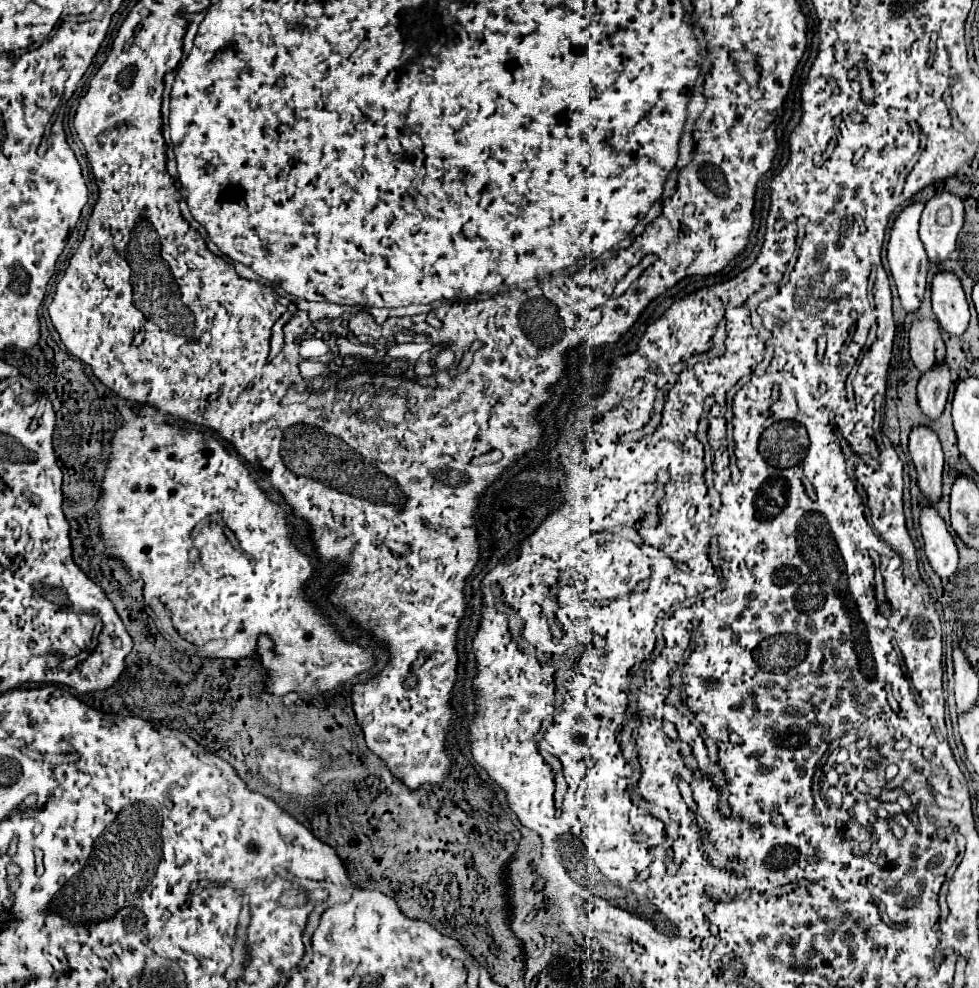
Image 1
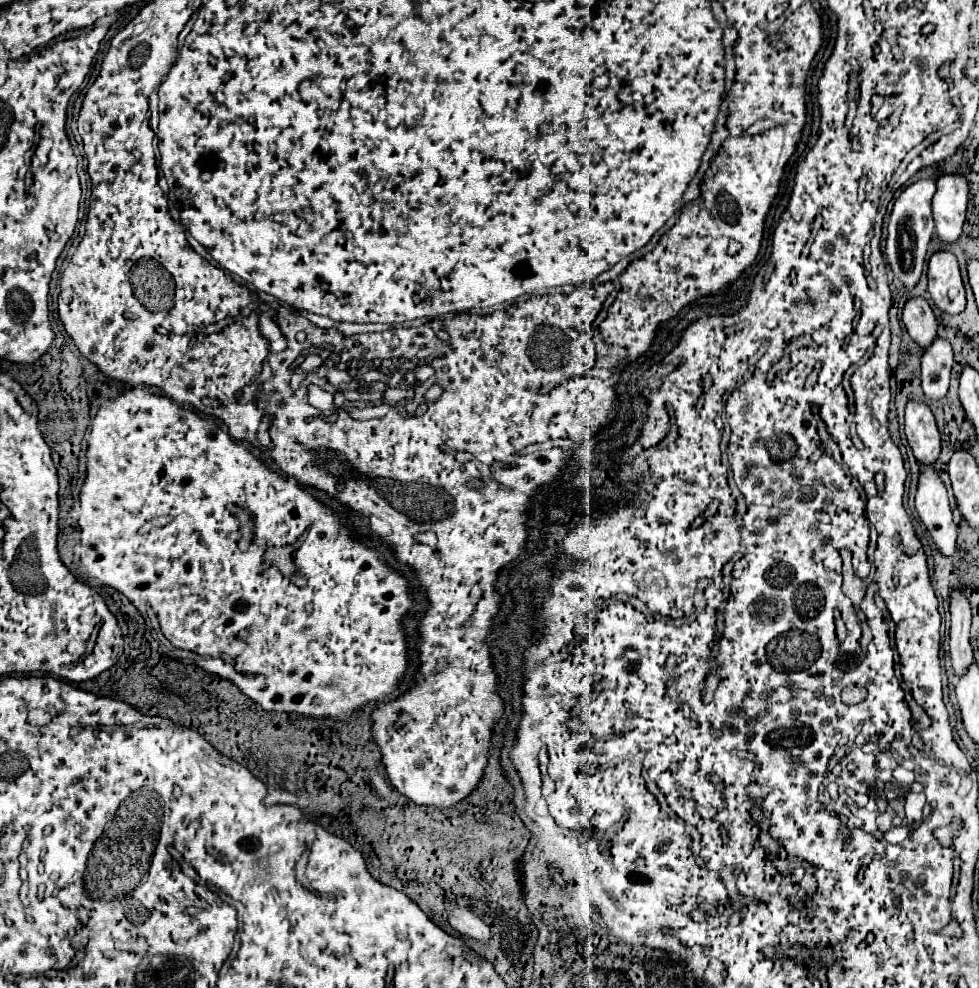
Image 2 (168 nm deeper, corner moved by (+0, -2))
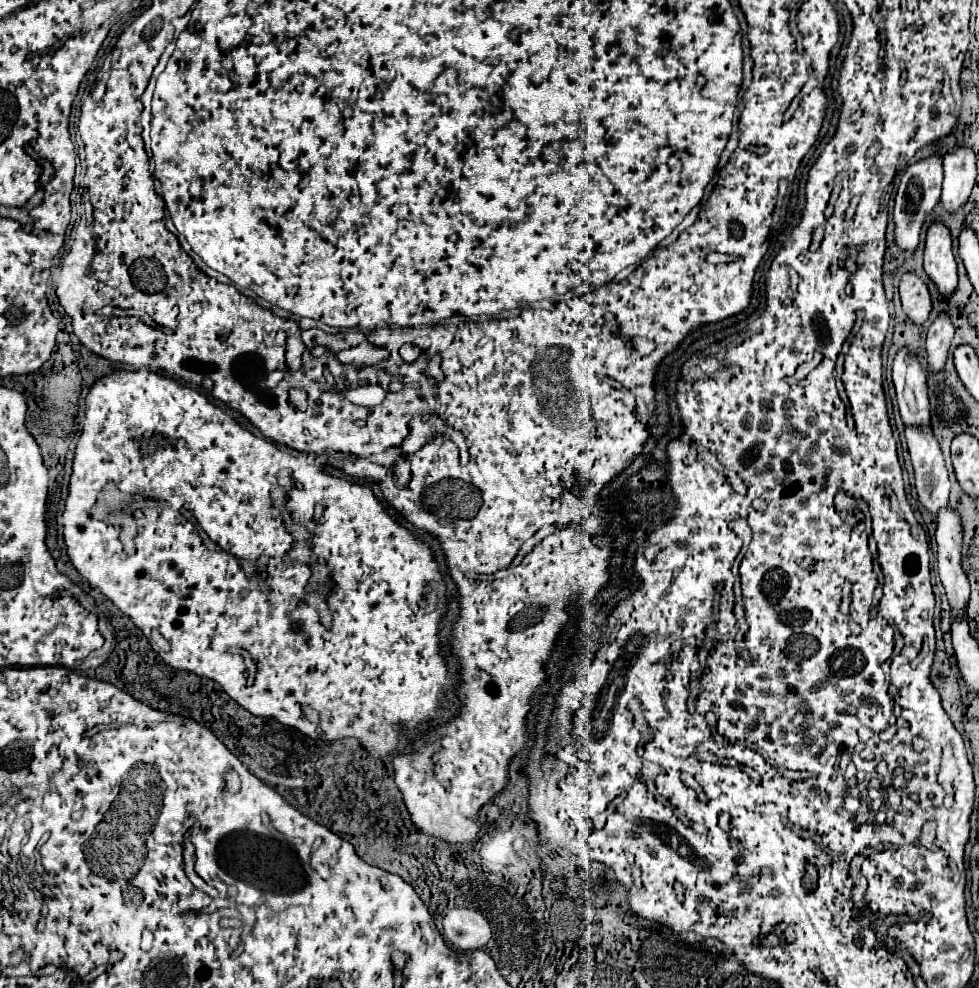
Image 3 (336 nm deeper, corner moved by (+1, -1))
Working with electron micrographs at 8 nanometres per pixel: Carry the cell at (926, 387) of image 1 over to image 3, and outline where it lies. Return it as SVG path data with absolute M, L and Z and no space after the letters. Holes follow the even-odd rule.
M948 314L938 316L926 336L926 360L928 360L928 372L938 374L944 370L944 364L948 360L950 344L954 336L954 326Z

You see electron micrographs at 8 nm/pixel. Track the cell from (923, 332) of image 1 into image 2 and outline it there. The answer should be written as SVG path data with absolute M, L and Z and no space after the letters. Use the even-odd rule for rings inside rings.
M923 297L907 299L907 303L903 307L903 323L905 323L909 335L913 337L913 341L917 341L921 347L929 347L931 339L935 339L935 335L937 335L935 313L933 313L931 305L927 303L927 299L923 299Z

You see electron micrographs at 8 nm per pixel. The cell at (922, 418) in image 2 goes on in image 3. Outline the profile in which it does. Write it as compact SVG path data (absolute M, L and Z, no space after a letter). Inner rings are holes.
M902 348L894 358L892 380L904 426L930 426L926 372L920 368L916 356L906 348Z

